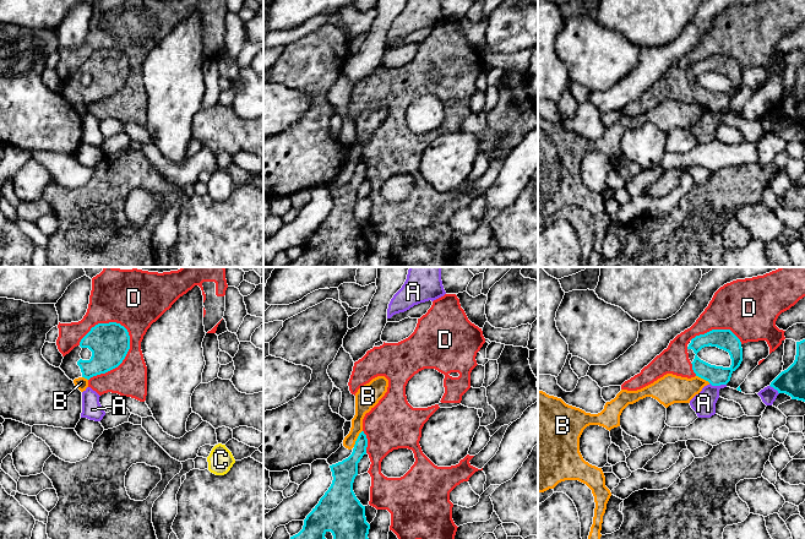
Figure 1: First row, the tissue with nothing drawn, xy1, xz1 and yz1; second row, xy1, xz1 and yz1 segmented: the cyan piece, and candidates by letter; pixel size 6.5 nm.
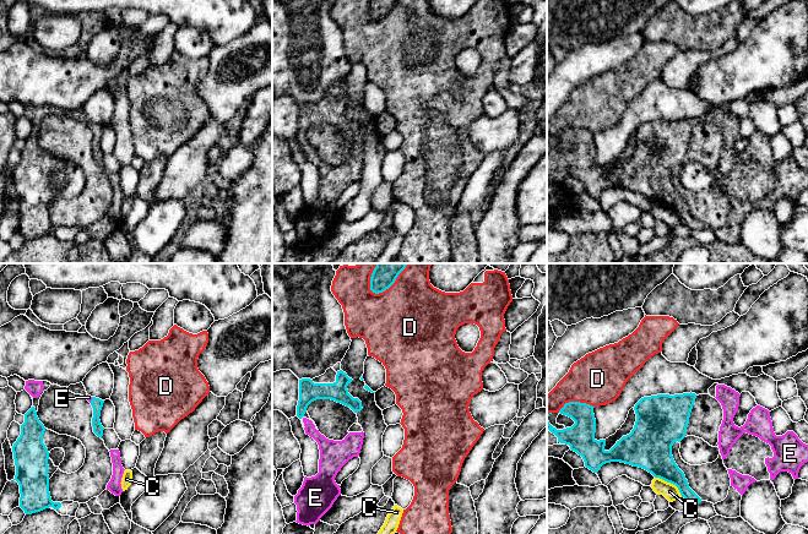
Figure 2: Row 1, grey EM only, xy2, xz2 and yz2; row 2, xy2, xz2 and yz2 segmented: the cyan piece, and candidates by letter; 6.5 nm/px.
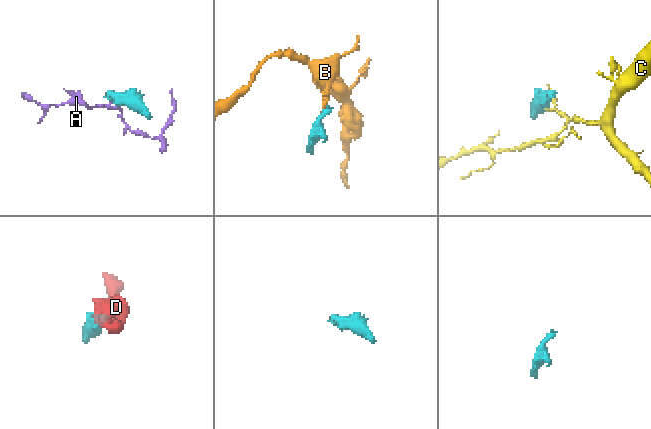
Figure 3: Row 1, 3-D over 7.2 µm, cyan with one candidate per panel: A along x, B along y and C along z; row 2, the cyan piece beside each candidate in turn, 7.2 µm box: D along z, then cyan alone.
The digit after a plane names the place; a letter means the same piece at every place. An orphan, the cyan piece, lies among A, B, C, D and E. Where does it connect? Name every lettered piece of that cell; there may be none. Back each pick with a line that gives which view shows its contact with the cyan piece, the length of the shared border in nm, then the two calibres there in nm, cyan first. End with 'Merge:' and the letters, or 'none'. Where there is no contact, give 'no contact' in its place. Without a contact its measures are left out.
E: contact in xy2; length 40 nm; calibres 70 and 30 nm
Merge: E

